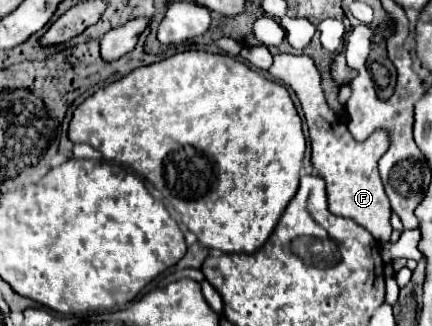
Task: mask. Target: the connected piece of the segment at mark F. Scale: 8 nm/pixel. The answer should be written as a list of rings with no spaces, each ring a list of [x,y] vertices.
[[[280,53],[274,57],[274,65],[270,67],[270,73],[276,79],[288,83],[300,99],[312,141],[312,165],[320,171],[322,179],[326,181],[328,209],[334,215],[354,219],[356,223],[366,227],[376,241],[390,243],[390,233],[392,233],[390,201],[384,193],[378,175],[378,161],[388,151],[388,135],[384,131],[376,131],[364,143],[352,139],[346,123],[338,121],[336,111],[330,109],[324,99],[324,91],[320,87],[320,73],[312,57]]]

